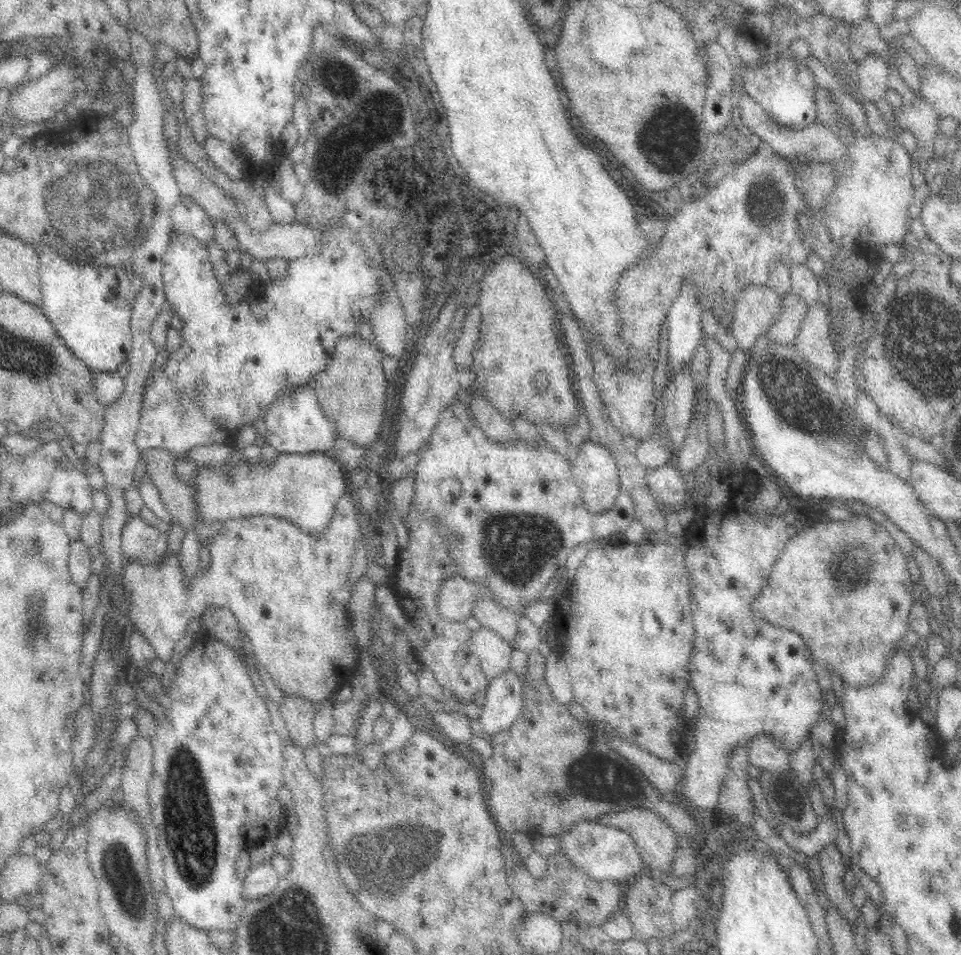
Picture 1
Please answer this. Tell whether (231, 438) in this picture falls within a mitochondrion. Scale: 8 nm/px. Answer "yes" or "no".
no

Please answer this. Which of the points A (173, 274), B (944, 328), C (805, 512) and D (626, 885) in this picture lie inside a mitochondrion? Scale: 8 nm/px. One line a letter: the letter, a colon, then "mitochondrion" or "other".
A: other
B: mitochondrion
C: other
D: other

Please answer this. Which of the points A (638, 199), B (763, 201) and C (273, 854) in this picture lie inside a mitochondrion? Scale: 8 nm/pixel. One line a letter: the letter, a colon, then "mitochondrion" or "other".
A: other
B: mitochondrion
C: other

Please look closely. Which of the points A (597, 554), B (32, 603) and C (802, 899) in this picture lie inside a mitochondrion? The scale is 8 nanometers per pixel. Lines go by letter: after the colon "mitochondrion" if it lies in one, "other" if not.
A: other
B: mitochondrion
C: other

